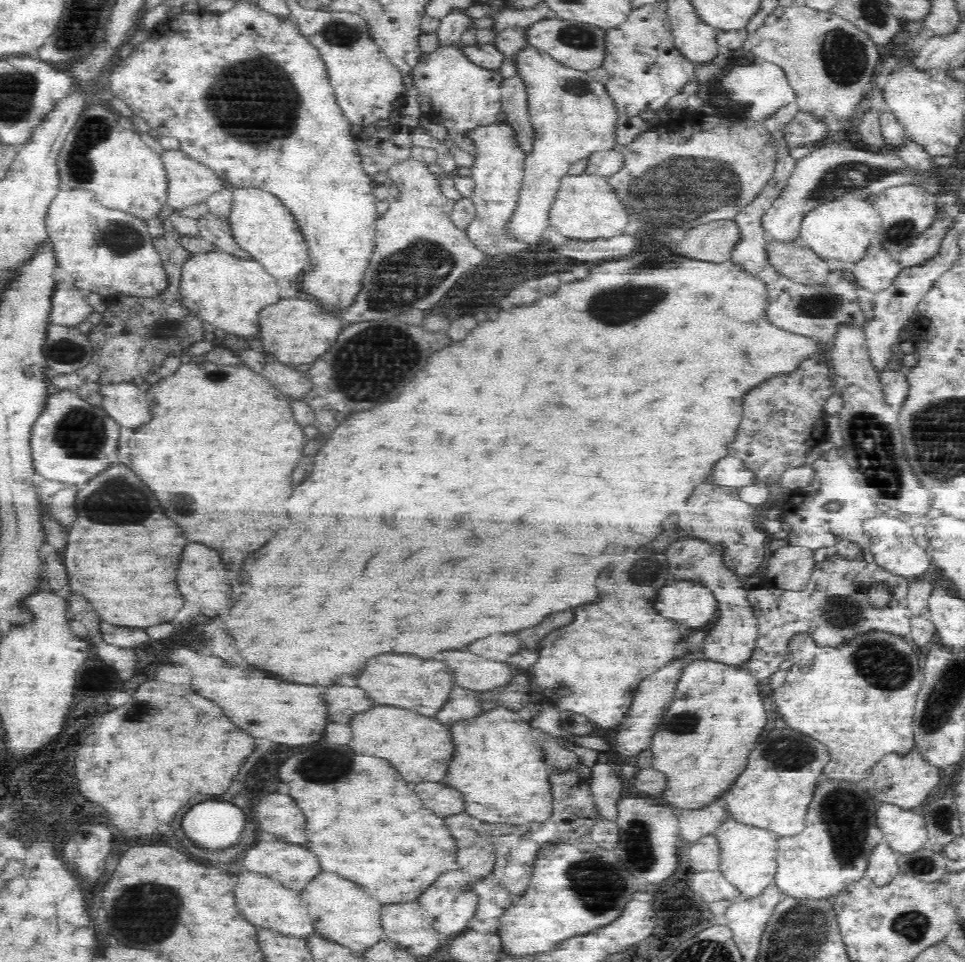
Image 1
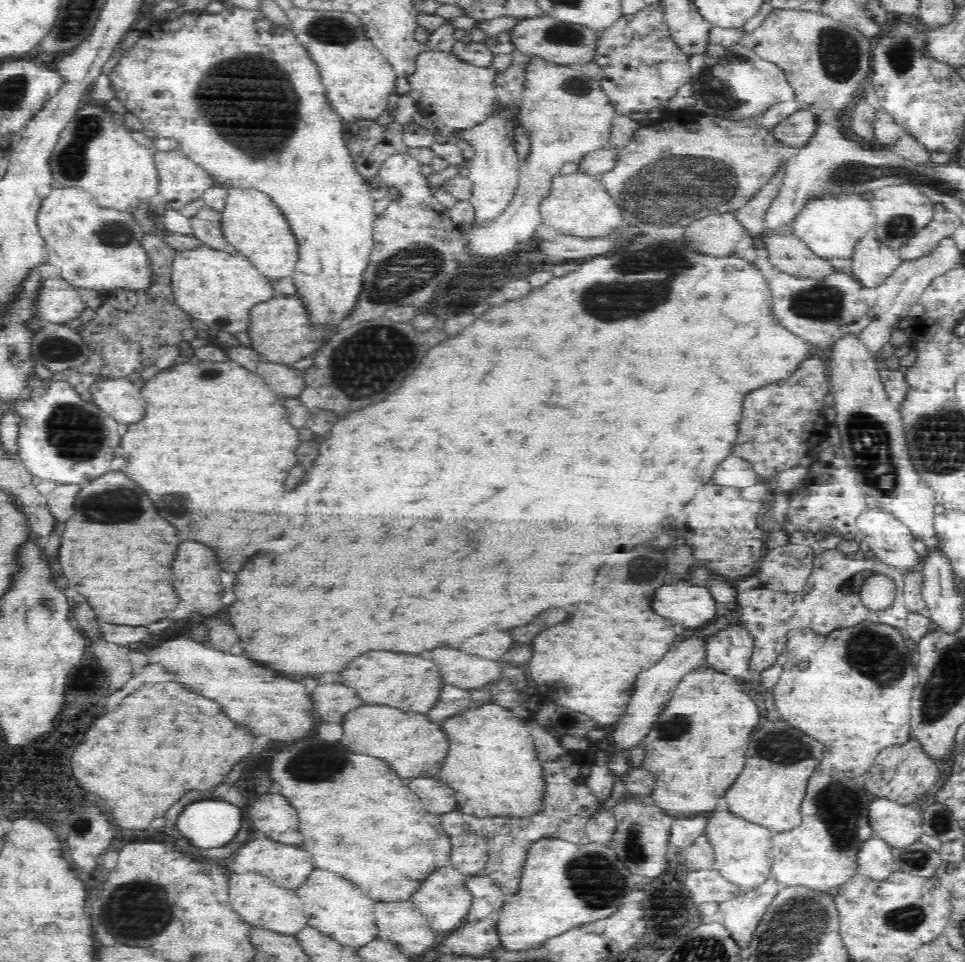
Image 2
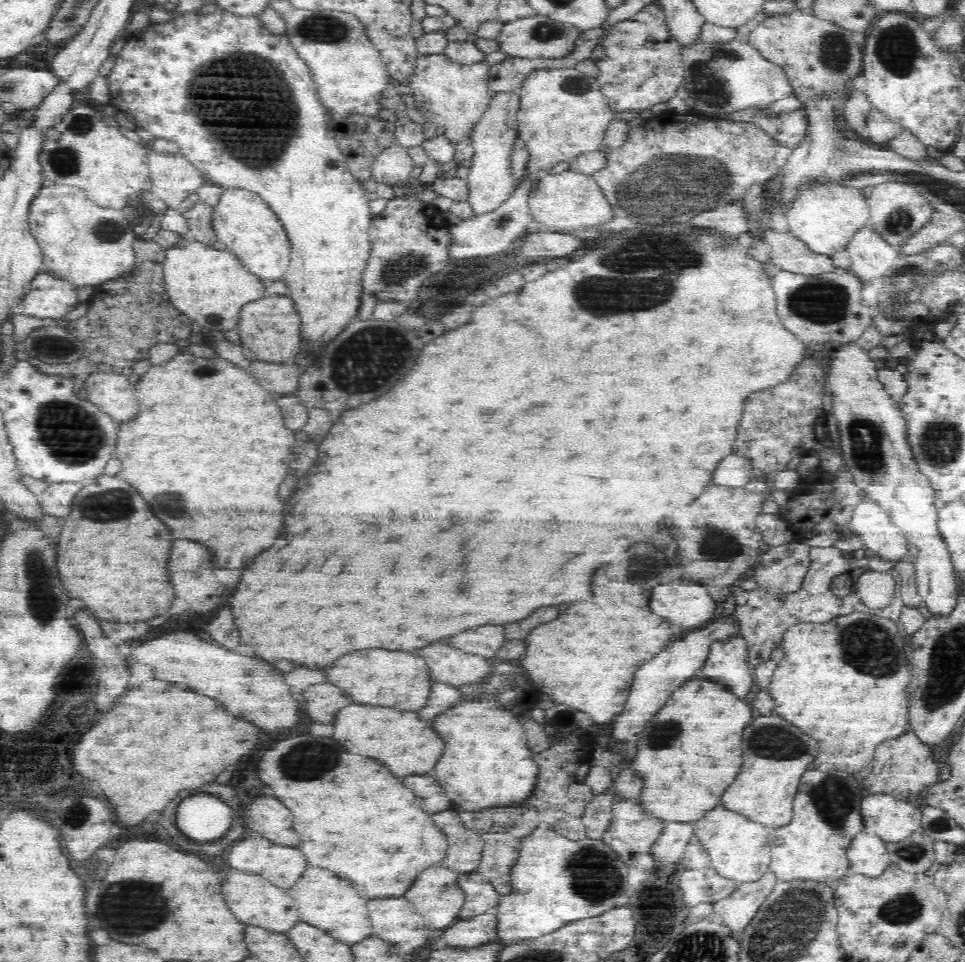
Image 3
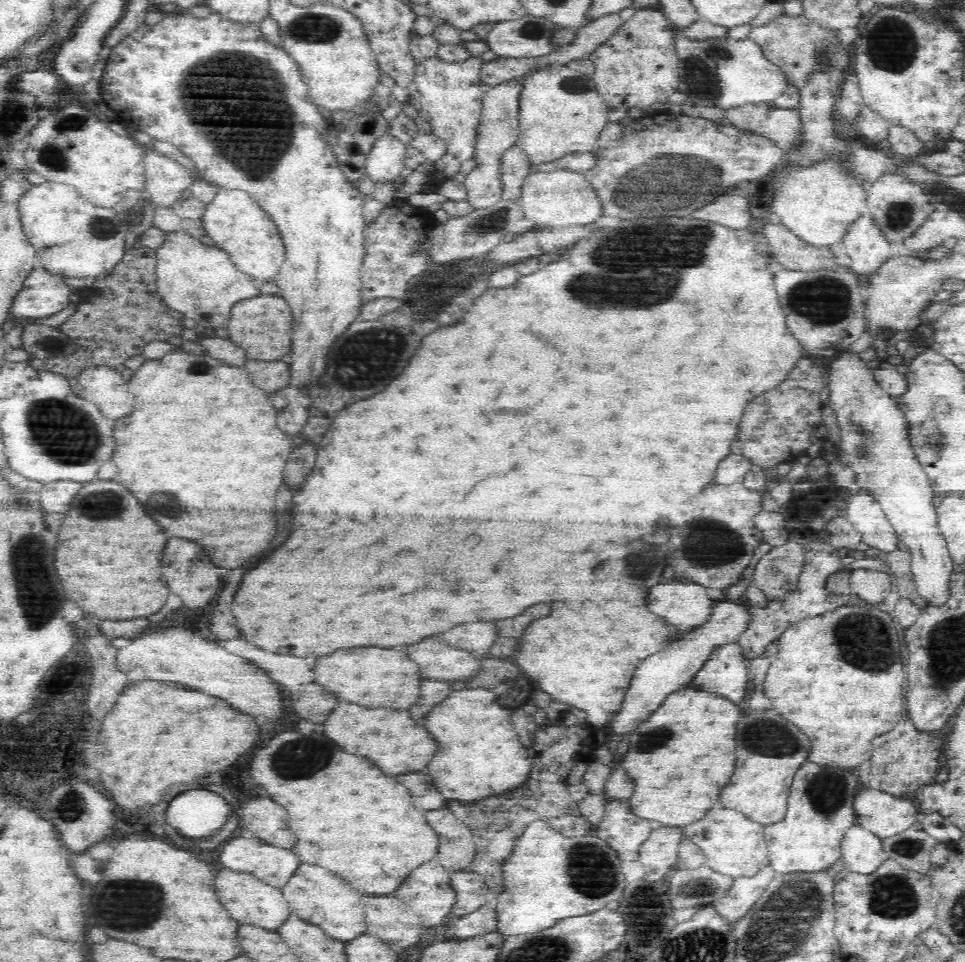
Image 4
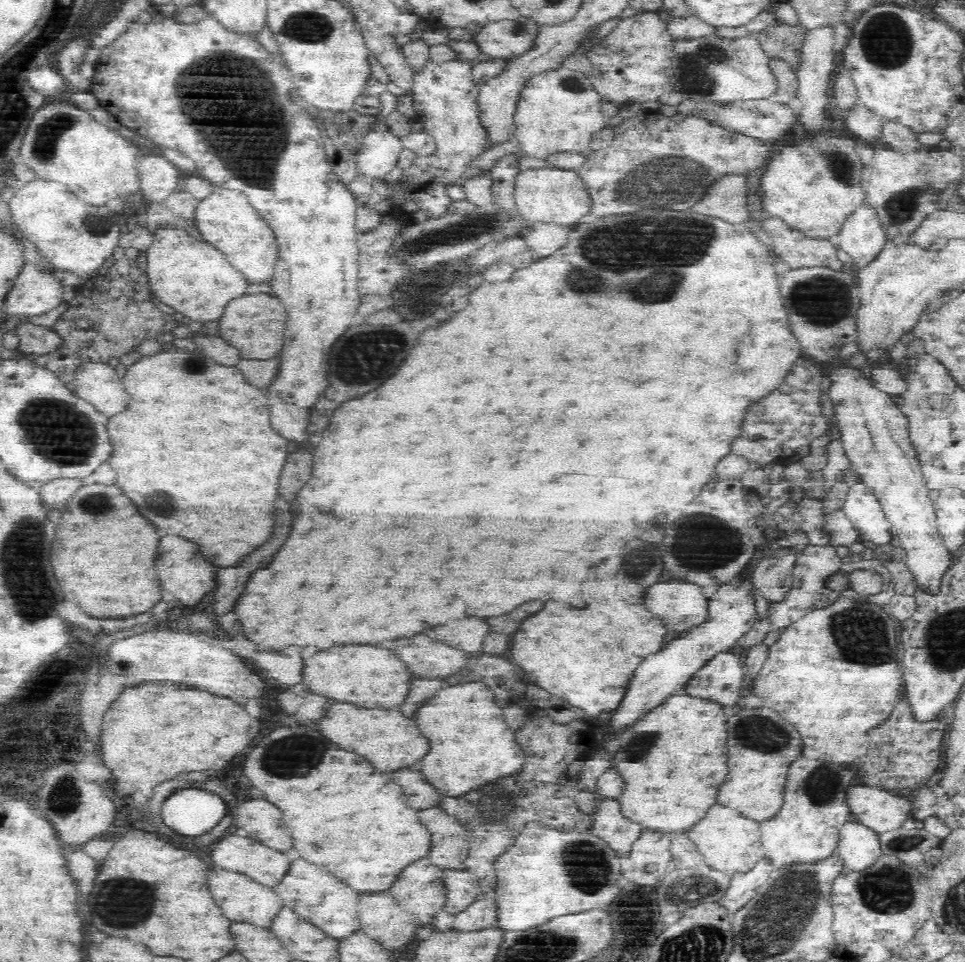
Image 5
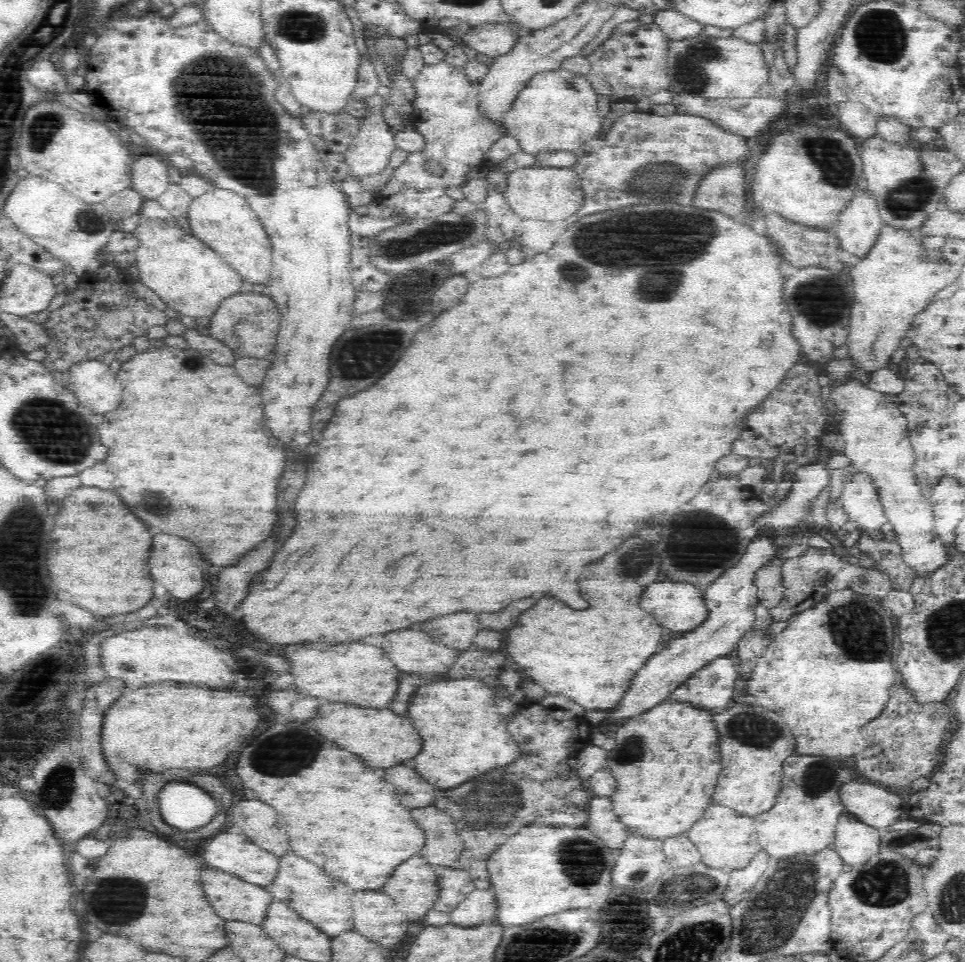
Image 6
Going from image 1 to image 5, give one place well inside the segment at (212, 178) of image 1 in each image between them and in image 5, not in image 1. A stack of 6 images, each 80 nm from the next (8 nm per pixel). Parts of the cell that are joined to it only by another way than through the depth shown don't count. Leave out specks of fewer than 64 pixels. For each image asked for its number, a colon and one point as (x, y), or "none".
2: (179, 180)
3: (173, 178)
4: (165, 179)
5: (158, 178)

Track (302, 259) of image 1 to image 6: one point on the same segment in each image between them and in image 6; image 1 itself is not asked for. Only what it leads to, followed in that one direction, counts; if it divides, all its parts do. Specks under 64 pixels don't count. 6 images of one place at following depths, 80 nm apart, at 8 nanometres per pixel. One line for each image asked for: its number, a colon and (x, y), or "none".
2: (250, 223)
3: (249, 229)
4: (235, 224)
5: (225, 219)
6: (222, 219)

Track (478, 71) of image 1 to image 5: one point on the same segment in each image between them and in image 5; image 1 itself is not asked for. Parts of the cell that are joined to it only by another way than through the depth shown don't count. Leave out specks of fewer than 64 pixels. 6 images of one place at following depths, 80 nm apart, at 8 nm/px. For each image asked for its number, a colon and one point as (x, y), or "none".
2: (455, 96)
3: (451, 96)
4: (448, 96)
5: (445, 95)

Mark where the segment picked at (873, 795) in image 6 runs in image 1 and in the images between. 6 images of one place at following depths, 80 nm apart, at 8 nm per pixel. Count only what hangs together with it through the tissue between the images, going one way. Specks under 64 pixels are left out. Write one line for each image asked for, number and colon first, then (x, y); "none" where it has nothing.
1: (904, 830)
2: (900, 826)
3: (892, 820)
4: (882, 813)
5: (876, 808)

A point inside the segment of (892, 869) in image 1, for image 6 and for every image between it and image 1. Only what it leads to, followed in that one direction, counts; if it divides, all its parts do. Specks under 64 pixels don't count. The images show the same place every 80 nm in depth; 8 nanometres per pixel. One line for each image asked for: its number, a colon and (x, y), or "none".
2: (873, 858)
3: (866, 853)
4: (861, 850)
5: (858, 847)
6: (855, 841)

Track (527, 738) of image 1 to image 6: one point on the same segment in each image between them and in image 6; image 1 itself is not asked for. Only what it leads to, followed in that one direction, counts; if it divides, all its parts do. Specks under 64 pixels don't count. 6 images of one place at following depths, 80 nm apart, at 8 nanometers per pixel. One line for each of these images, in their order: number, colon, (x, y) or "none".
2: (492, 767)
3: (486, 762)
4: (479, 753)
5: (471, 744)
6: (463, 732)

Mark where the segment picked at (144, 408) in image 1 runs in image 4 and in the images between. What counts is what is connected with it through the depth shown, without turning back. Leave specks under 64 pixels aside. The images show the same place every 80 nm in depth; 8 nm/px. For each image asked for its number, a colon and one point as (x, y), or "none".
2: (119, 397)
3: (112, 394)
4: (100, 385)

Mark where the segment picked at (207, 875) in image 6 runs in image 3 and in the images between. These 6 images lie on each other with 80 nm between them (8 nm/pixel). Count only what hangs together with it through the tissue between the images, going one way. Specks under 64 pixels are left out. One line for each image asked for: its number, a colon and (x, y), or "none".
3: (252, 899)
4: (247, 900)
5: (240, 899)

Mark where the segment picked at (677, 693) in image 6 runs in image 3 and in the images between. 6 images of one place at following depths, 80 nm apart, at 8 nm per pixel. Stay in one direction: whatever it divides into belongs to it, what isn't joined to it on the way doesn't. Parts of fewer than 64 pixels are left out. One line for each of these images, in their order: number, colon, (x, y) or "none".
3: (726, 665)
4: (725, 673)
5: (718, 681)

